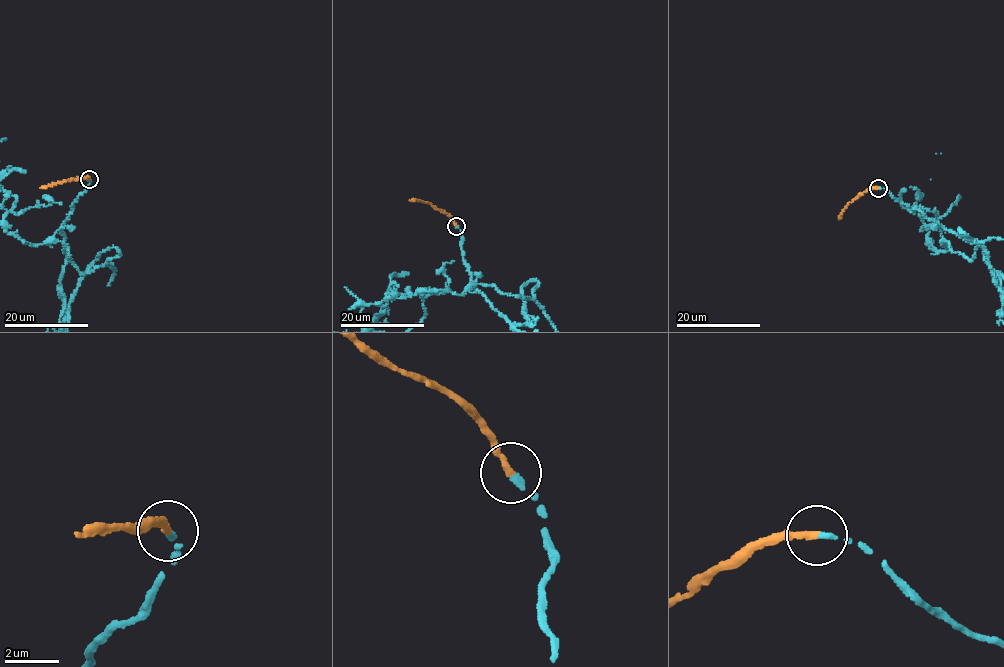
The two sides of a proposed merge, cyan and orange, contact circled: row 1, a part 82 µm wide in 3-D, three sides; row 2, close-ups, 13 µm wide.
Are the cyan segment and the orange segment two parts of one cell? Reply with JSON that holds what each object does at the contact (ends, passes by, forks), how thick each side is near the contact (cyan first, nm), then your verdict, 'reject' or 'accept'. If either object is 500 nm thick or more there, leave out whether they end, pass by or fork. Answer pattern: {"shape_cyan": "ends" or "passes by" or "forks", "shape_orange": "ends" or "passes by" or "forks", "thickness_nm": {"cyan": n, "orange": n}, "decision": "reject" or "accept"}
{"shape_cyan": "ends", "shape_orange": "ends", "thickness_nm": {"cyan": 200, "orange": 240}, "decision": "accept"}

